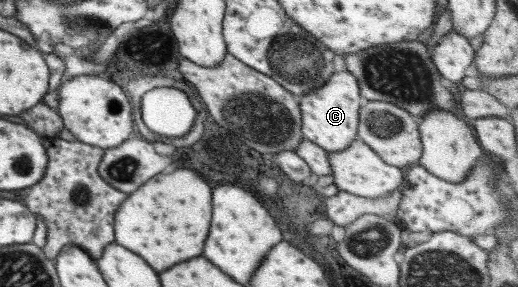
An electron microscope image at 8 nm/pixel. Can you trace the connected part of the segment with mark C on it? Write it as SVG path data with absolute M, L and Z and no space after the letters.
M346 69L334 71L318 88L302 95L297 102L303 138L313 142L326 153L346 148L357 138L358 111L362 102L354 76Z

